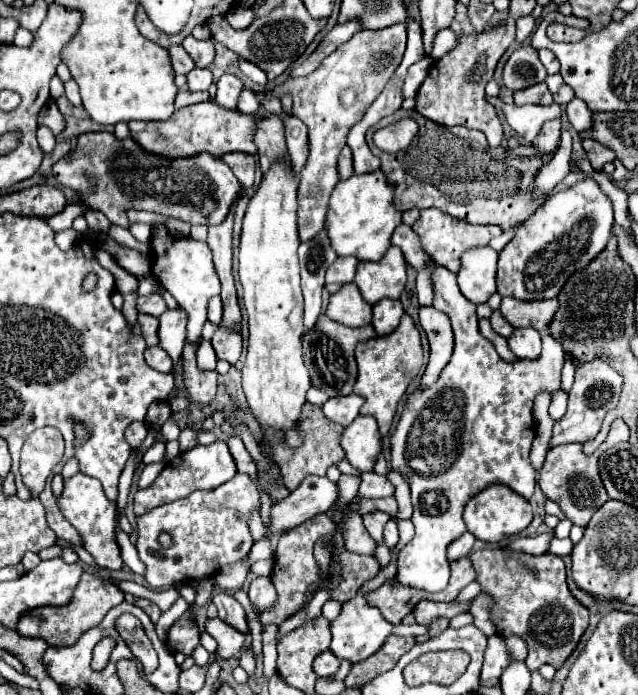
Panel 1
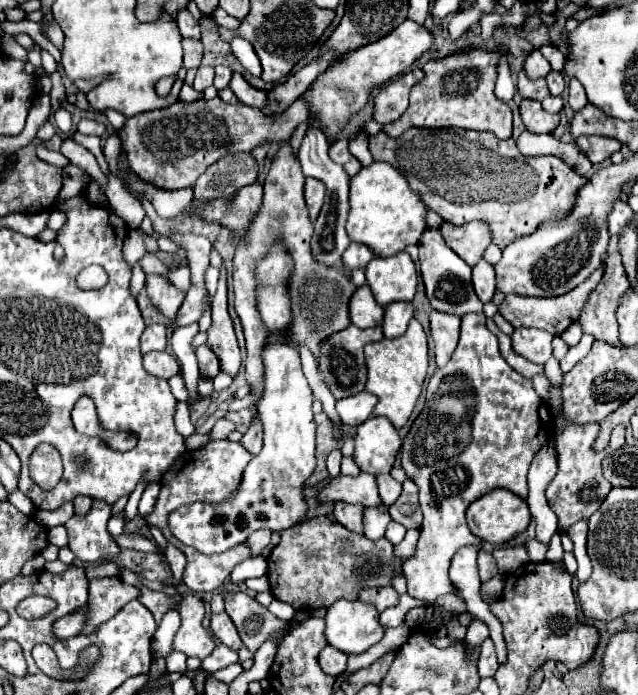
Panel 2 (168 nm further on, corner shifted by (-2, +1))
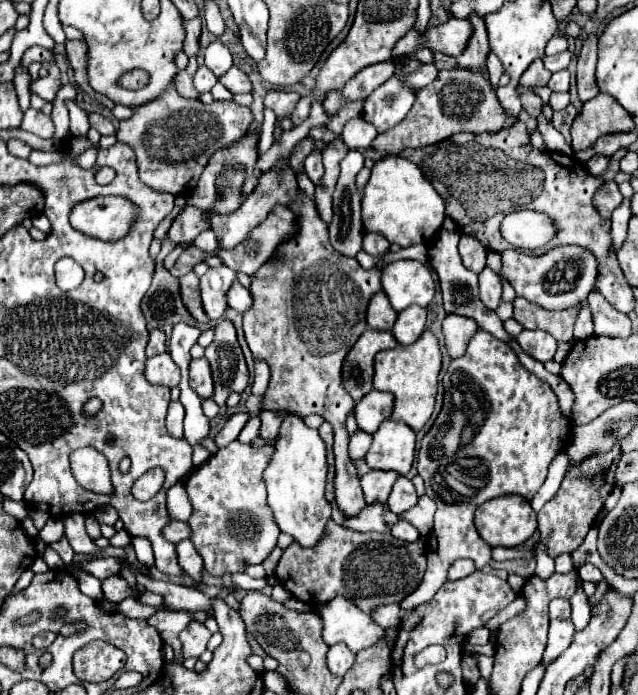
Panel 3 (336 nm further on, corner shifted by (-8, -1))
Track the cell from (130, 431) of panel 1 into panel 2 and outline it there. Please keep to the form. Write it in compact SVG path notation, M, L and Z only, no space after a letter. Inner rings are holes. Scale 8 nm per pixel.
M141 480L141 482L137 484L135 490L129 496L128 502L124 509L126 523L128 523L131 519L133 519L137 515L138 504L146 486L147 482L145 482L145 480Z

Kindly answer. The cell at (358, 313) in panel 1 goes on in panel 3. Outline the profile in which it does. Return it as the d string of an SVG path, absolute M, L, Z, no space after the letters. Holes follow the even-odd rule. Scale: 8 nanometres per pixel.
M377 292L367 306L367 326L375 330L391 330L397 320L397 312L389 306L387 294Z

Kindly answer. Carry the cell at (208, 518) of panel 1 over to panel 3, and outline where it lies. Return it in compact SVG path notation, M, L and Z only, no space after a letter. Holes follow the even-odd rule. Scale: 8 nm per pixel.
M287 414L273 444L275 452L263 480L267 486L267 502L281 532L291 534L301 546L313 546L331 518L331 504L325 500L327 460L325 444L317 430L309 428L301 416Z

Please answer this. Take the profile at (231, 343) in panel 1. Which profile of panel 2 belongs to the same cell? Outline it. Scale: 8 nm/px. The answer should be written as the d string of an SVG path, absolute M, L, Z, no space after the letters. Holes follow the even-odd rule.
M199 346L195 350L197 362L199 362L199 372L203 378L215 378L219 372L219 364L215 364L215 356L211 356L211 350L207 346Z

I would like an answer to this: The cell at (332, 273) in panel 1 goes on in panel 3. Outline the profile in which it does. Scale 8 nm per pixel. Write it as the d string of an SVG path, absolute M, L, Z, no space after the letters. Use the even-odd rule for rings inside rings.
M365 234L363 250L371 256L383 256L389 250L389 242L385 242L385 238L381 238L381 234Z

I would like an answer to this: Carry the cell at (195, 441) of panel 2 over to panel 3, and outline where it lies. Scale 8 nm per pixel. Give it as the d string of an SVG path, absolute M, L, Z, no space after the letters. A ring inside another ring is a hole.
M233 414L233 416L225 422L225 426L219 430L219 434L215 436L215 444L217 444L219 448L223 448L223 446L227 446L229 442L237 440L237 436L239 436L239 432L241 432L241 428L245 426L247 420L249 420L247 414Z

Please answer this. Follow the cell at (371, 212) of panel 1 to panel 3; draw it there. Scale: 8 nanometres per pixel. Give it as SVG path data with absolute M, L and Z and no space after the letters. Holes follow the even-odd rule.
M385 156L383 160L375 162L371 168L371 178L363 188L363 198L361 198L361 208L363 208L363 228L367 232L377 232L383 234L391 244L399 244L401 248L411 246L415 242L431 242L437 234L437 230L443 224L445 218L445 206L441 196L435 192L435 188L425 180L423 172L409 160L399 158L399 156Z

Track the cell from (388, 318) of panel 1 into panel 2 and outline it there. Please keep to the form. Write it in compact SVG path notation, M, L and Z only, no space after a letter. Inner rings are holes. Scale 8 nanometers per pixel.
M395 302L395 304L387 306L385 308L385 318L383 318L385 338L399 338L399 336L403 336L411 318L413 318L411 302Z

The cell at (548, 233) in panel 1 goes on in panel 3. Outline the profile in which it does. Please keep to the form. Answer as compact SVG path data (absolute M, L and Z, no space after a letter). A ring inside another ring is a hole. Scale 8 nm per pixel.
M557 246L541 256L529 256L519 250L505 250L501 276L515 288L517 296L527 298L547 310L563 310L579 306L587 300L597 278L597 260L581 246Z

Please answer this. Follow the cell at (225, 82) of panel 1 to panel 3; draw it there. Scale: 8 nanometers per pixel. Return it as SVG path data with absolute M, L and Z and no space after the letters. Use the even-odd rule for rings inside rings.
M213 42L205 48L205 66L217 76L221 78L231 66L231 52L227 50L227 46L223 46L221 42Z

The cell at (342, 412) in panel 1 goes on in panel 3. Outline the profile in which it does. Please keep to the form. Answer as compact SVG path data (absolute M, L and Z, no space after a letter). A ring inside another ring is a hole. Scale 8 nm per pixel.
M371 390L355 404L353 414L355 414L357 426L363 432L373 434L383 420L391 418L391 410L393 410L393 394Z

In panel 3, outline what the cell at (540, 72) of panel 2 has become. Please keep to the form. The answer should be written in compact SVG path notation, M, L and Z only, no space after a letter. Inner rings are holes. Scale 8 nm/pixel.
M563 52L563 54L557 54L557 56L545 56L543 62L545 62L545 68L549 72L559 72L559 70L565 70L567 64L571 60L571 52Z

